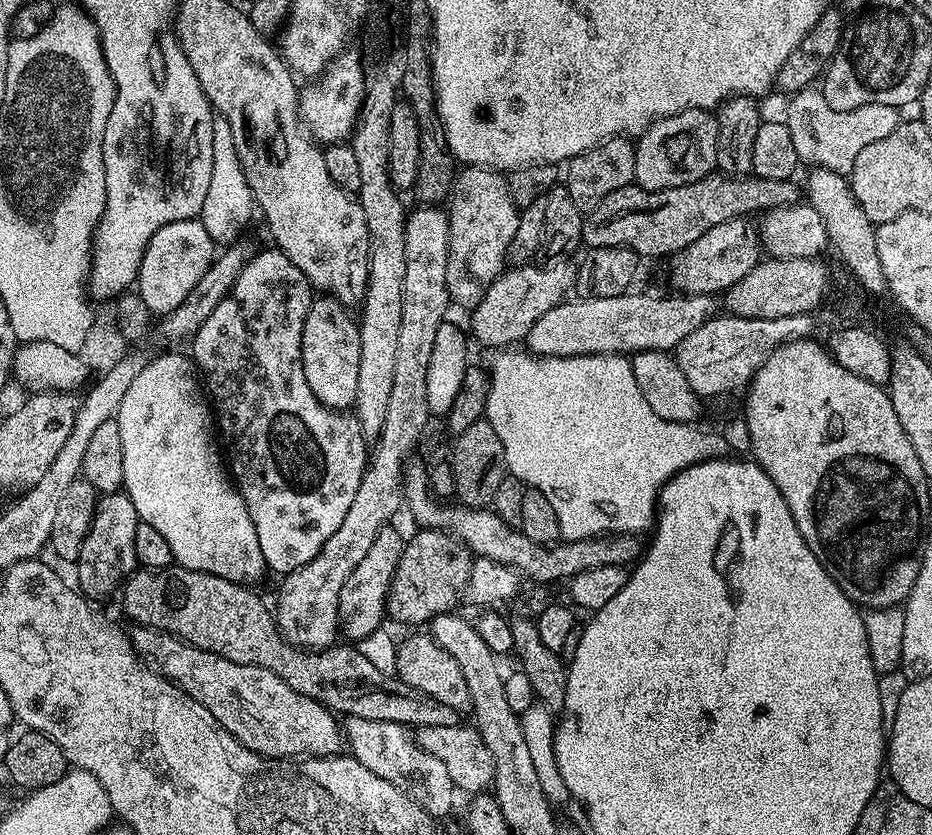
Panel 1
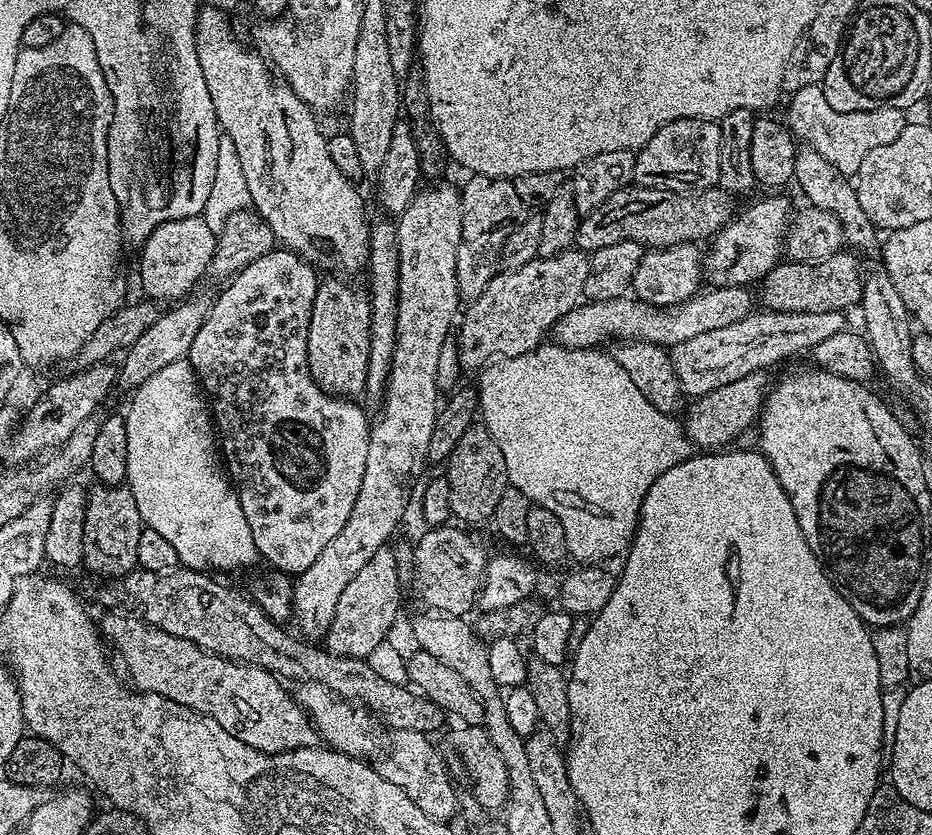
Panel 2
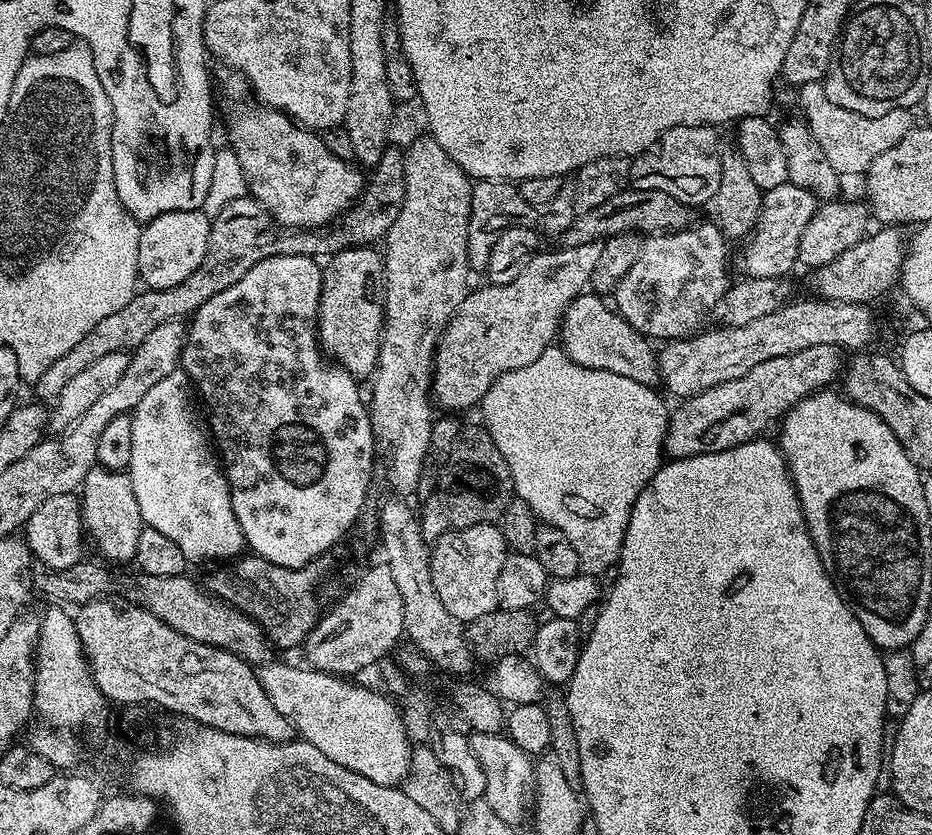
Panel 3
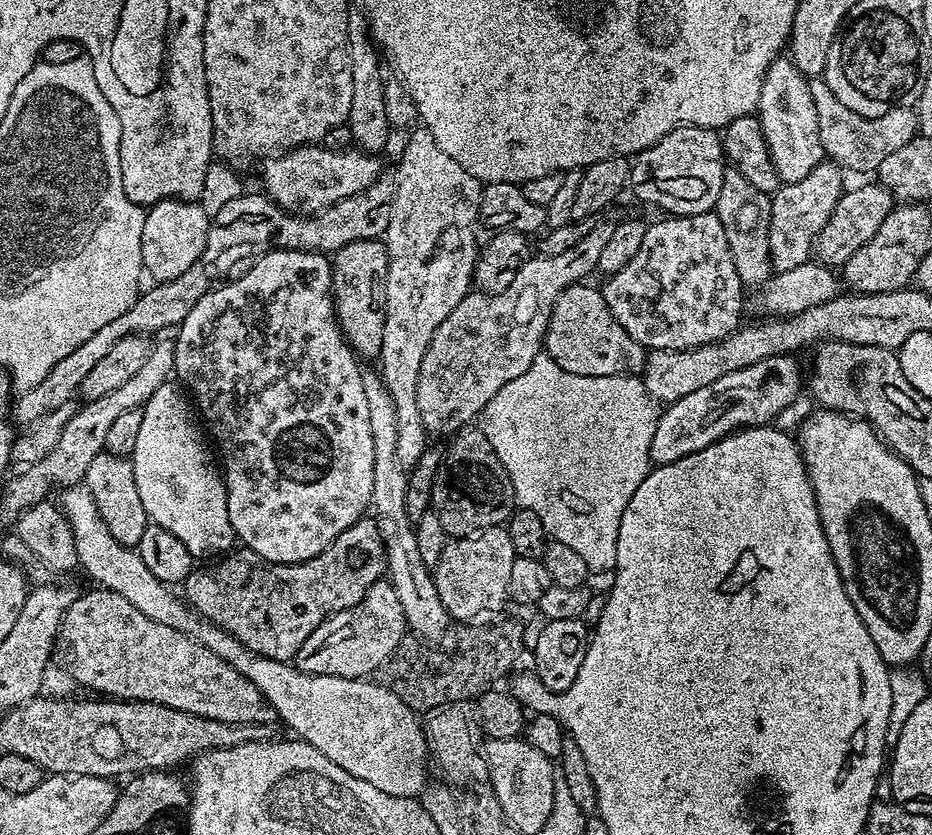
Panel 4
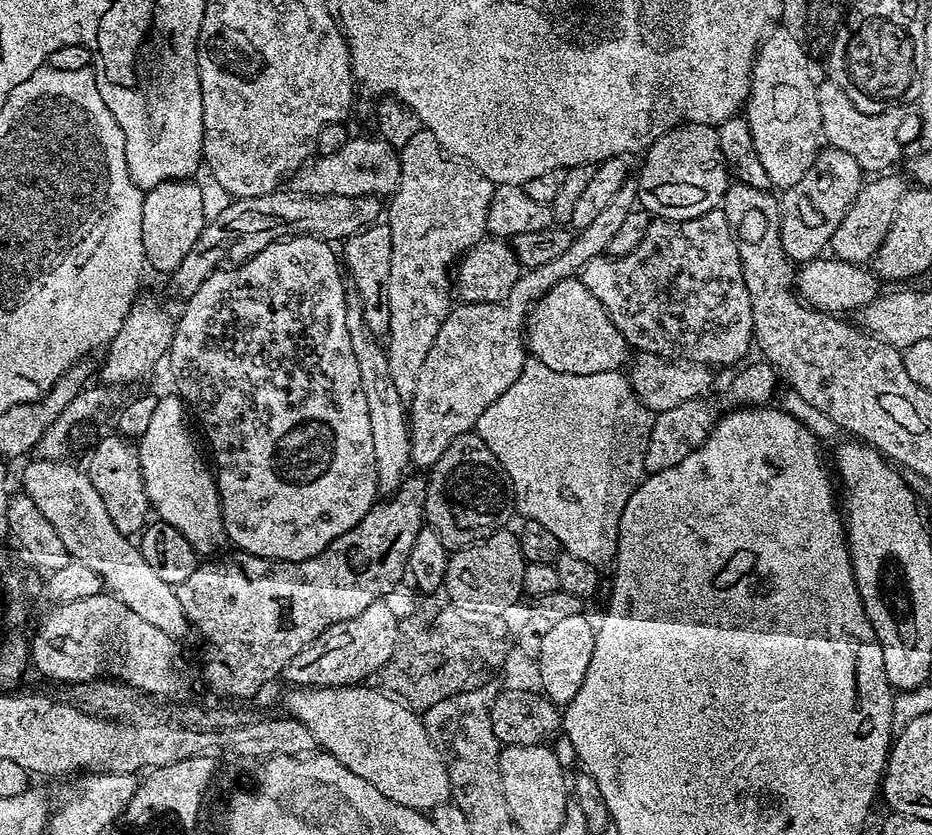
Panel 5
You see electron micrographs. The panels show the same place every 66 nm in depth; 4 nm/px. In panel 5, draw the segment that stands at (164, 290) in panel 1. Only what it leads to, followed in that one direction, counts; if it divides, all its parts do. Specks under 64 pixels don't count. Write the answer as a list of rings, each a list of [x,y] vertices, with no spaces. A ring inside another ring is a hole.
[[[168,180],[144,192],[142,202],[142,246],[149,269],[171,274],[194,249],[206,223],[202,187],[188,180]]]

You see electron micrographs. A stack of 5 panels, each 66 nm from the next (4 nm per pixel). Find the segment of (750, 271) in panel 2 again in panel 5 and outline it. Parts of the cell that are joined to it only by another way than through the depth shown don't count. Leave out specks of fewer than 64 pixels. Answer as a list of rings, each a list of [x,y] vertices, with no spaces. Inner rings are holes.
[[[828,146],[818,152],[816,163],[797,185],[783,189],[782,195],[779,197],[780,237],[784,253],[787,254],[789,260],[797,265],[807,264],[808,261],[817,259],[823,253],[820,252],[823,248],[825,251],[831,245],[834,230],[838,230],[842,218],[846,218],[850,206],[856,201],[861,183],[862,170],[858,166],[858,162],[854,162],[854,158],[850,158],[850,154]]]

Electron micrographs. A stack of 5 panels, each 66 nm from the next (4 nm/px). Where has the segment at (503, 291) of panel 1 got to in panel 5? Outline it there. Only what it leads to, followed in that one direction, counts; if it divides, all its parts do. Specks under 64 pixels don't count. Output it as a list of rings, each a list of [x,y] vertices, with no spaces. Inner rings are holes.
[[[630,178],[614,194],[614,199],[594,217],[594,222],[588,228],[581,228],[574,235],[570,246],[558,258],[551,259],[546,265],[537,268],[529,268],[521,275],[520,281],[510,290],[507,300],[502,304],[466,304],[457,303],[449,311],[446,322],[442,322],[442,330],[438,330],[438,338],[434,338],[434,346],[430,346],[430,354],[426,354],[426,362],[422,362],[422,370],[418,370],[418,386],[414,386],[408,410],[408,441],[410,442],[410,454],[412,455],[412,464],[428,470],[432,465],[442,458],[446,446],[454,442],[462,434],[473,431],[482,418],[482,410],[490,406],[522,374],[526,363],[526,325],[528,317],[536,302],[543,298],[558,282],[571,280],[579,273],[581,268],[590,262],[590,258],[598,258],[607,253],[610,246],[610,237],[618,231],[621,223],[637,207],[636,181]]]

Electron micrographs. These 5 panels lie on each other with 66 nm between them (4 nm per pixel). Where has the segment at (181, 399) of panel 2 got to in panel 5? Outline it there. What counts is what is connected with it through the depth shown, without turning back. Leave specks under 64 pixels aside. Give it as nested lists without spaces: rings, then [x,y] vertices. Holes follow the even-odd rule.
[[[171,395],[160,396],[158,406],[154,406],[154,414],[150,417],[150,426],[138,441],[148,502],[159,519],[186,534],[186,542],[190,542],[198,554],[216,554],[226,544],[216,477],[213,469],[204,465],[204,456],[192,437],[193,425],[187,404],[179,395]]]

